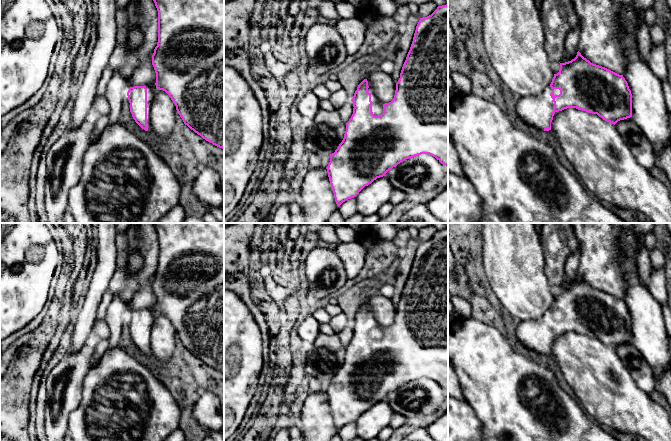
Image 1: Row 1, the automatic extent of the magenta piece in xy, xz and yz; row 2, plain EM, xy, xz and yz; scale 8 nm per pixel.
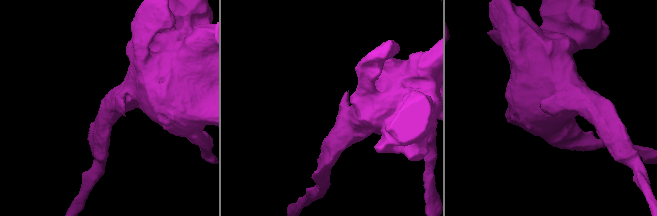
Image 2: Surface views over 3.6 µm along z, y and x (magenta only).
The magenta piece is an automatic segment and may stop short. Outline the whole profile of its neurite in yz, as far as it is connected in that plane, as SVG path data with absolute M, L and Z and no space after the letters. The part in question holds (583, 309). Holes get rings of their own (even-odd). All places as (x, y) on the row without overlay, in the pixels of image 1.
M578 275L574 283L560 287L559 296L554 298L551 308L541 319L521 321L516 329L516 337L526 348L549 355L554 338L567 332L597 338L615 349L620 344L632 341L632 318L623 299L591 287Z

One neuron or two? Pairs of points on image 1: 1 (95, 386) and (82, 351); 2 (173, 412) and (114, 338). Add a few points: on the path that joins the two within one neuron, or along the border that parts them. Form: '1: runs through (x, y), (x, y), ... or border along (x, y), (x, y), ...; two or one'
1: border along (93, 367), (82, 382), (81, 392); two
2: border along (118, 345), (109, 348); two

